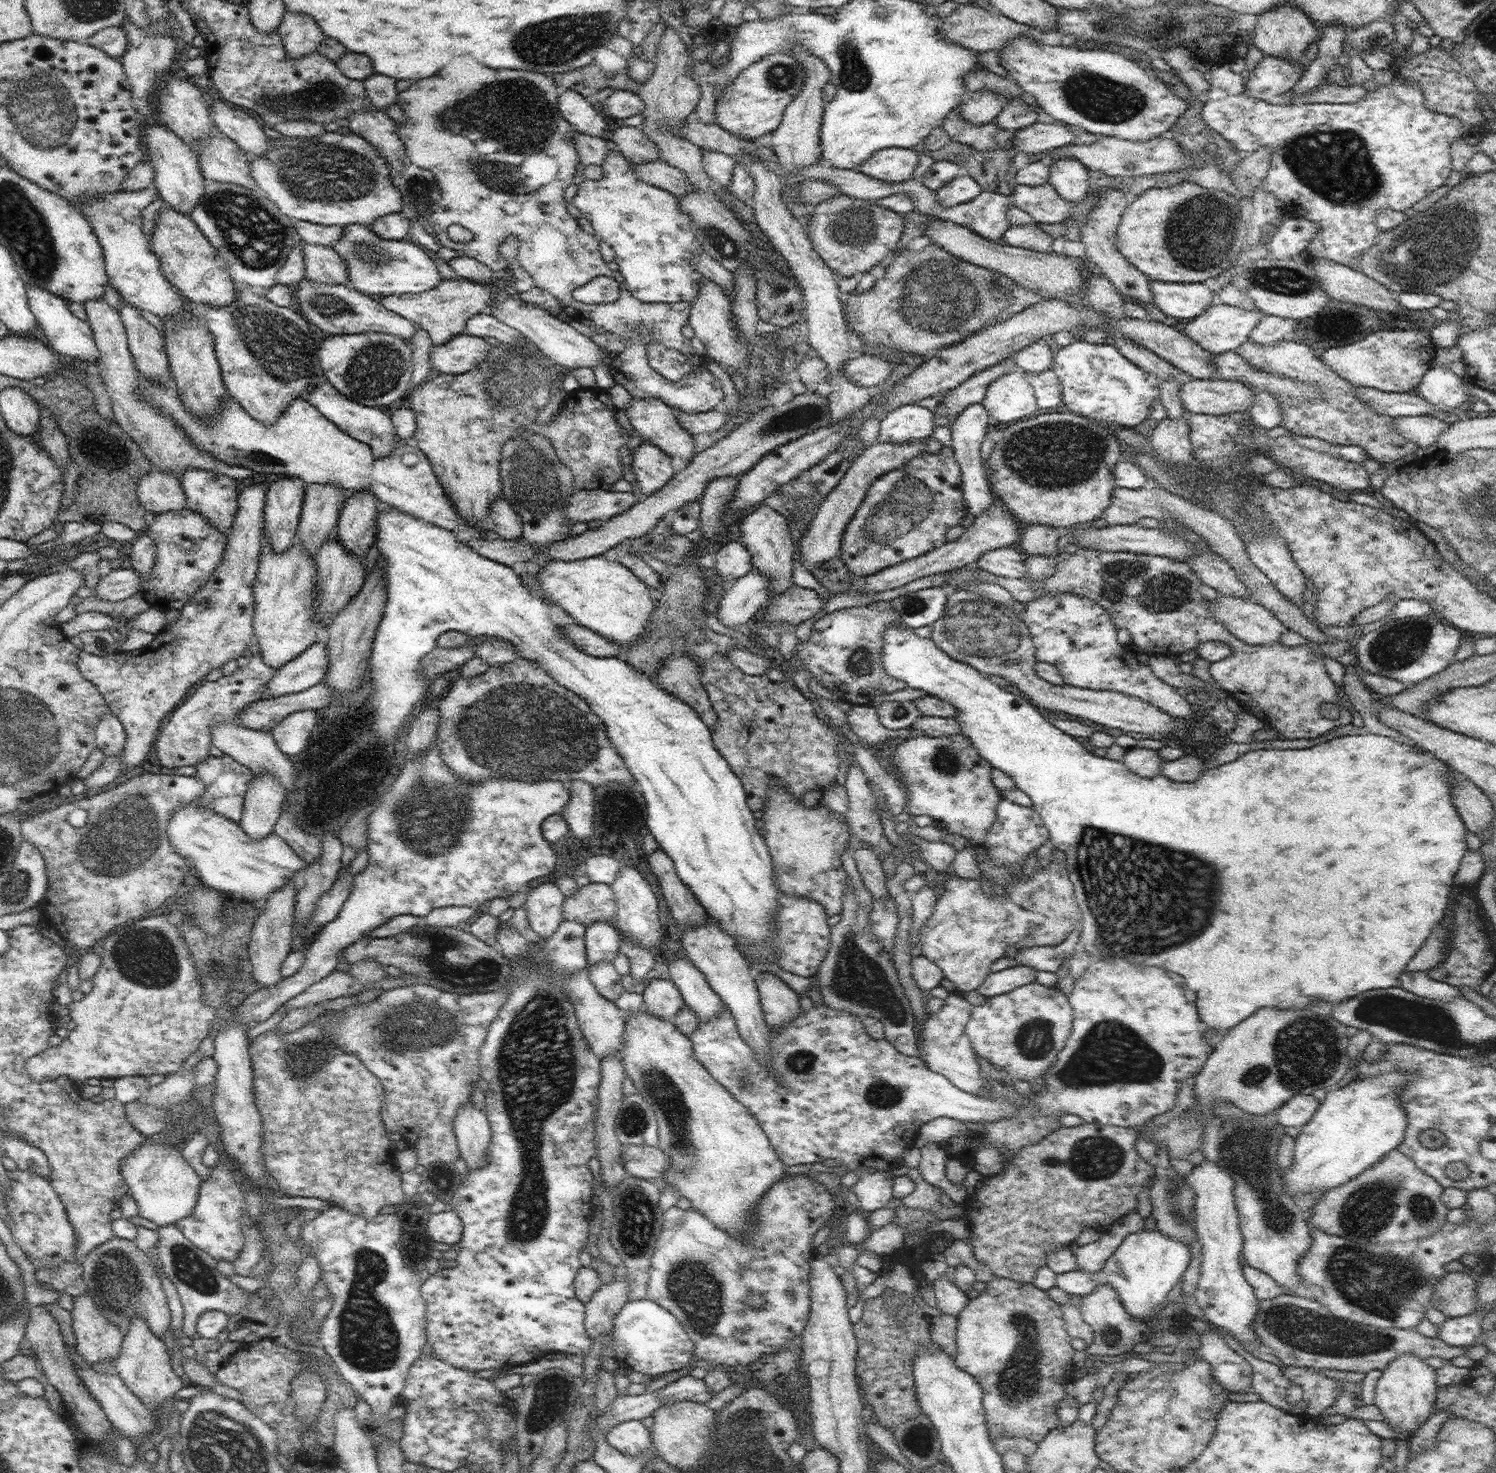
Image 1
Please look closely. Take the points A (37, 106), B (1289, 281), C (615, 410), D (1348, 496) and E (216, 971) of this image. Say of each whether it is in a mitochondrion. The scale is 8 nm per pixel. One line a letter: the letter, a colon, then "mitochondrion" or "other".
A: mitochondrion
B: mitochondrion
C: other
D: other
E: mitochondrion

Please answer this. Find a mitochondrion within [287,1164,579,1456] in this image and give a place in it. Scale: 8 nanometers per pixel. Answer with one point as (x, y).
(367, 1337)

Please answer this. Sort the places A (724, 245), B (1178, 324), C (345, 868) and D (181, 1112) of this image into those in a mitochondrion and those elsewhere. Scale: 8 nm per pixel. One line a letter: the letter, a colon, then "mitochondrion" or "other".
A: mitochondrion
B: other
C: other
D: mitochondrion

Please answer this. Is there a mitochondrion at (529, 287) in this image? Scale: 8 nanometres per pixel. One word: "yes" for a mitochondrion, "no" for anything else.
no

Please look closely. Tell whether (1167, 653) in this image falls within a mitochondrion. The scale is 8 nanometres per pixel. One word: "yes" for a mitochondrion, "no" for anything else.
no

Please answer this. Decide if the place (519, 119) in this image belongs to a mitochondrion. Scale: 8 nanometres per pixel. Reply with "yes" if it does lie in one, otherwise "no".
yes

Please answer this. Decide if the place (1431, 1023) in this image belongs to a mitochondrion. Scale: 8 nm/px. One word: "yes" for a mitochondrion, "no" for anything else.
yes

